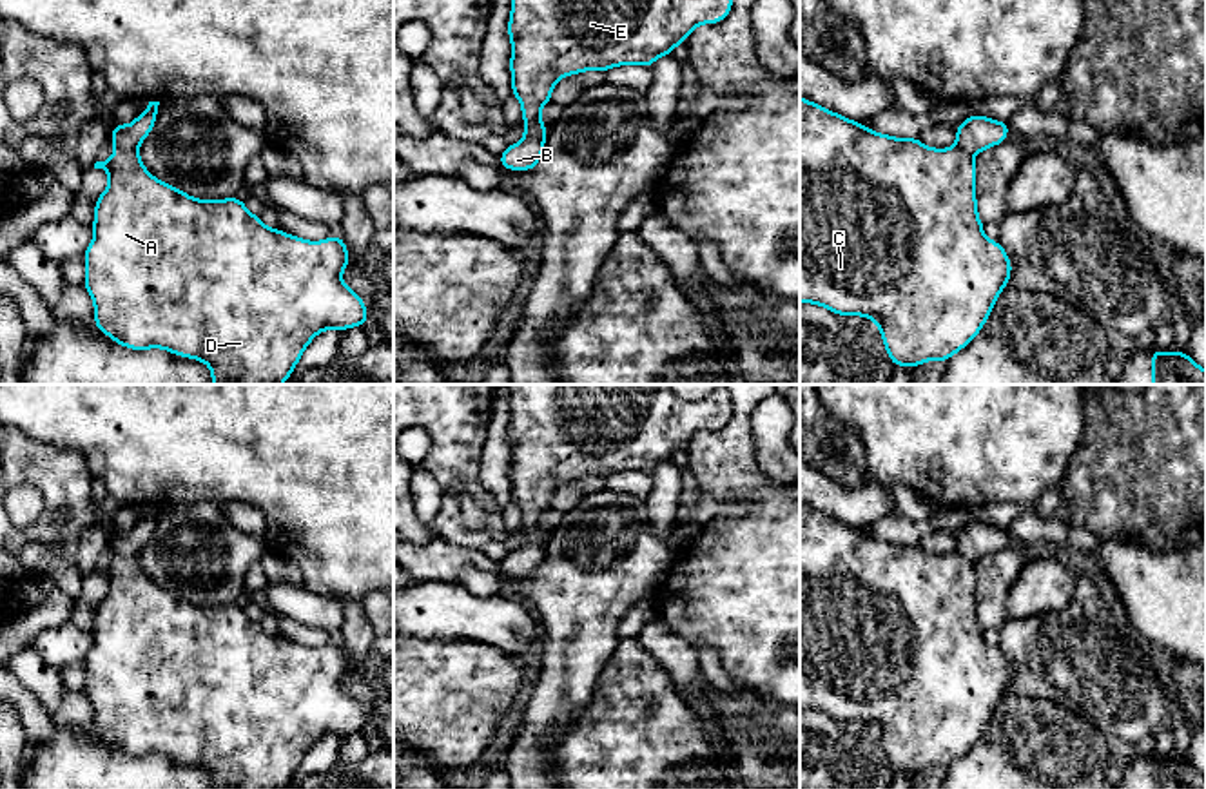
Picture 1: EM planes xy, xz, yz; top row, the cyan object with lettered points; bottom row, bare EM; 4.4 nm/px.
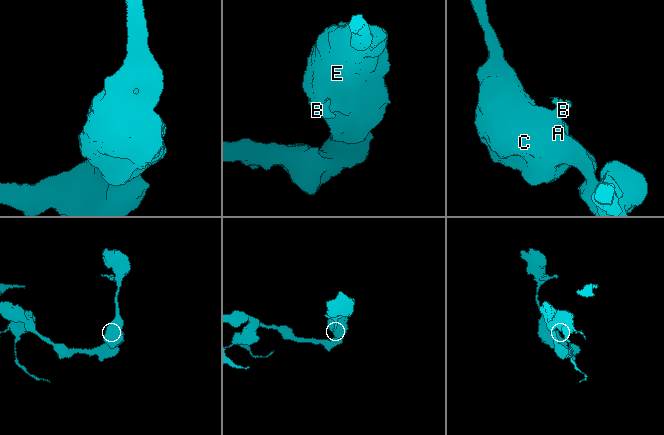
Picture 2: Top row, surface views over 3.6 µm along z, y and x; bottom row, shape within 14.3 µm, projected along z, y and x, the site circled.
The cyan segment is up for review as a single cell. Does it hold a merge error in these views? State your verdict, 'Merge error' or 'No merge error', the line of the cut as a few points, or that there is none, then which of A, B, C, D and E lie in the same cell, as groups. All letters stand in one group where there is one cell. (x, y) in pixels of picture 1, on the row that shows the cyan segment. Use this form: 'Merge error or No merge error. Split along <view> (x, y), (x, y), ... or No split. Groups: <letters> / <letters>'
Merge error. Split along xy (136, 149), (118, 149), (115, 153). Groups: A C D E / B

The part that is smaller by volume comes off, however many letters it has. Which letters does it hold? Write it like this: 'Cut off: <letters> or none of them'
Cut off: B

